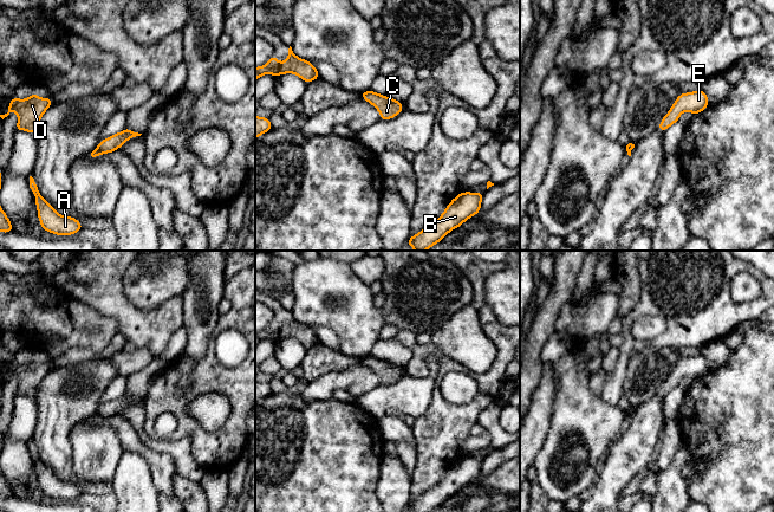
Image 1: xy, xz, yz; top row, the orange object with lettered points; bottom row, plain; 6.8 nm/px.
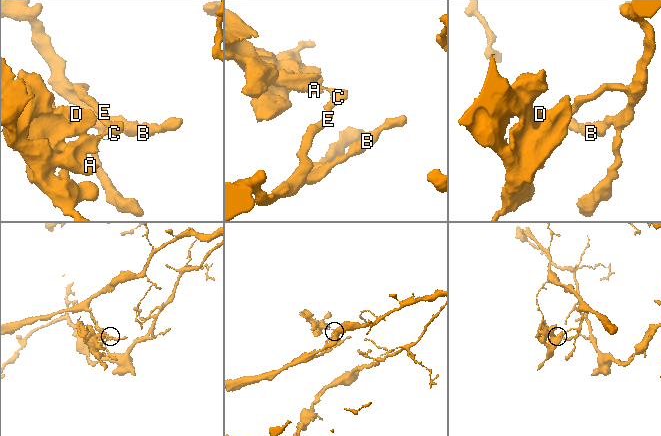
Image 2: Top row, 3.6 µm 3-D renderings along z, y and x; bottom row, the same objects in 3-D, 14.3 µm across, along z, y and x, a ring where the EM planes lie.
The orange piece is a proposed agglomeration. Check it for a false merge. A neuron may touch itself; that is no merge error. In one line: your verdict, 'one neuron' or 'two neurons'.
two neurons

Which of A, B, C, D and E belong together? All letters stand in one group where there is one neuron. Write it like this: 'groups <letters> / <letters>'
groups A D / B C E

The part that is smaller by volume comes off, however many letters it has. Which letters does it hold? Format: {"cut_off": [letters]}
{"cut_off": ["A", "D"]}

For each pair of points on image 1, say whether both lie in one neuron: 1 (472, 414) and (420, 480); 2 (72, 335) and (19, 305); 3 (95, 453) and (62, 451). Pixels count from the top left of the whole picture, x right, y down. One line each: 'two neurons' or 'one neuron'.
1: one neuron
2: one neuron
3: two neurons

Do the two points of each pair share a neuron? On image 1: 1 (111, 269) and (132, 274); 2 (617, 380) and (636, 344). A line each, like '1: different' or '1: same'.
1: different
2: same

